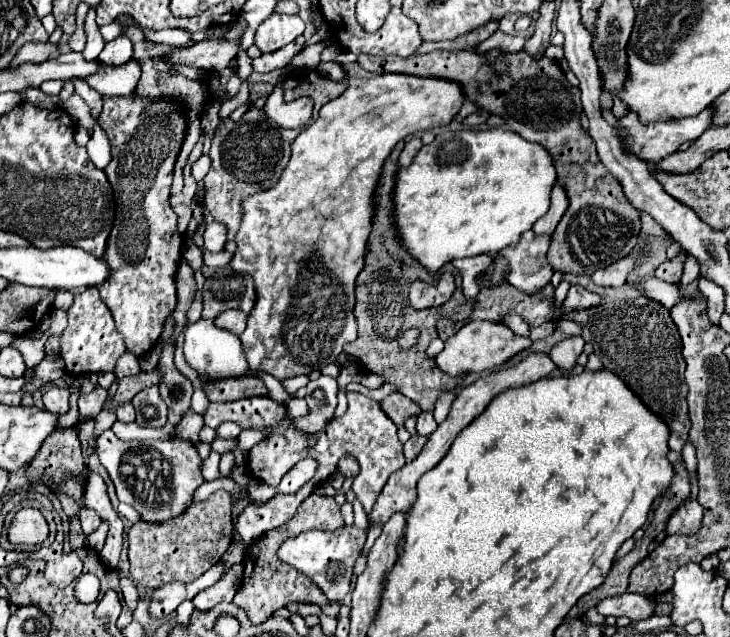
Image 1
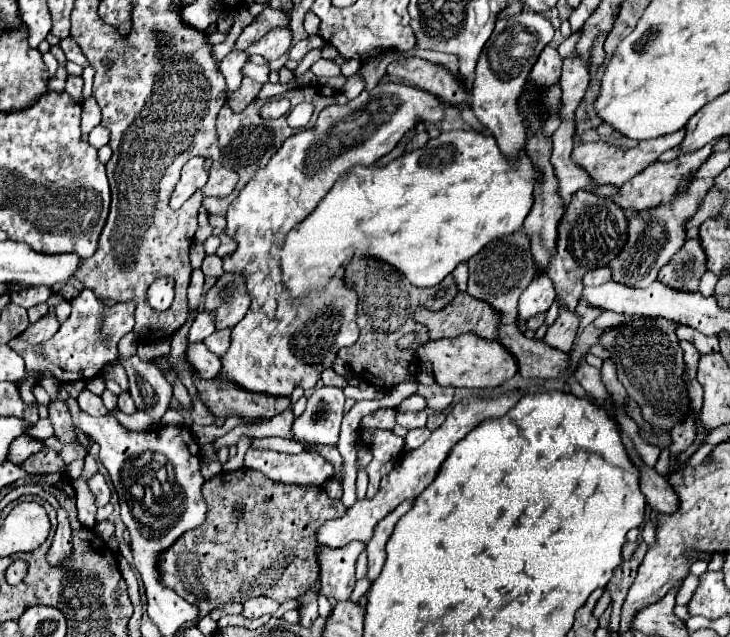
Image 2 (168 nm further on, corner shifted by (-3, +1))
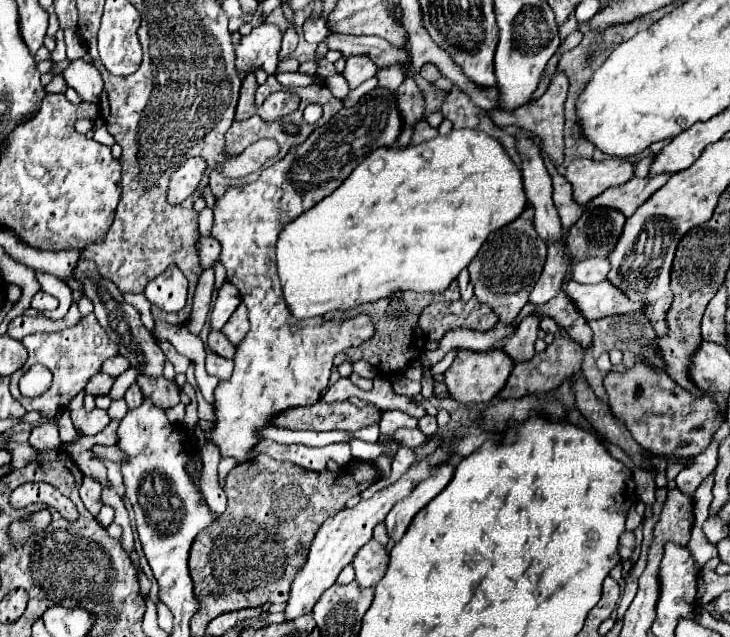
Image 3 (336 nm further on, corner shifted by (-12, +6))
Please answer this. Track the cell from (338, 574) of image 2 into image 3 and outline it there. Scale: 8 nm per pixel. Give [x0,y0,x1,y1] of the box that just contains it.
[350,540,388,590]

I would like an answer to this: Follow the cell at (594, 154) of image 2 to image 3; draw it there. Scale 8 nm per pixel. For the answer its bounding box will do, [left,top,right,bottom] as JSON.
[564,158,636,206]

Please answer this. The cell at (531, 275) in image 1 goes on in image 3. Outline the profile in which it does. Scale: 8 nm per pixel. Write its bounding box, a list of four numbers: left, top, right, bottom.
[504,312,540,362]

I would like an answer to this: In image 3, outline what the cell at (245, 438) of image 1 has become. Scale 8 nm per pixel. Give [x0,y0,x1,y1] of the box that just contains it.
[348,438,384,460]

